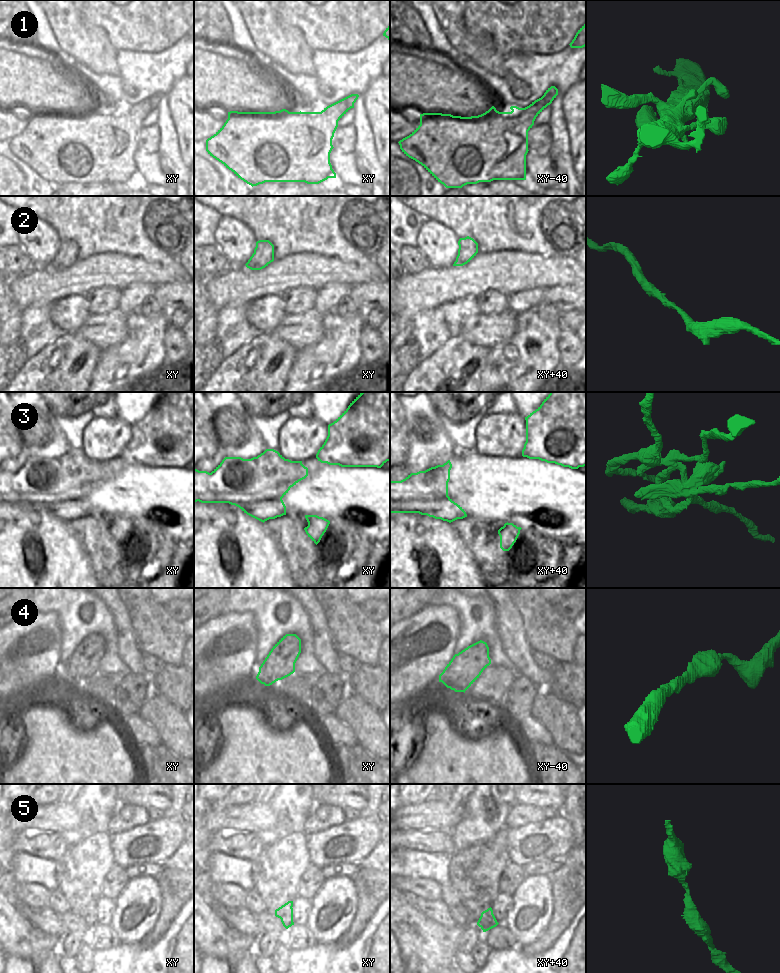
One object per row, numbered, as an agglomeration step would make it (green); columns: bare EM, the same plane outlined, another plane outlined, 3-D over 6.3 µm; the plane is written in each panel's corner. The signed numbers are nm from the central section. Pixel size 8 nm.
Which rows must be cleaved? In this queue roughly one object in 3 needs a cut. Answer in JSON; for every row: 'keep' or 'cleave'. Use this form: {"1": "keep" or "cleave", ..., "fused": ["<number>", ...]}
{"1": "keep", "2": "keep", "3": "keep", "4": "keep", "5": "keep", "fused": []}

